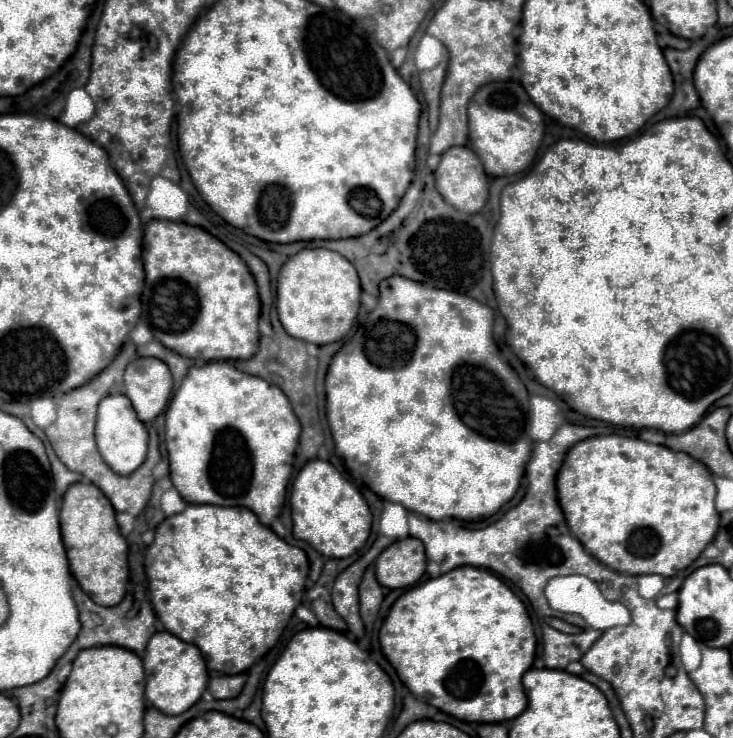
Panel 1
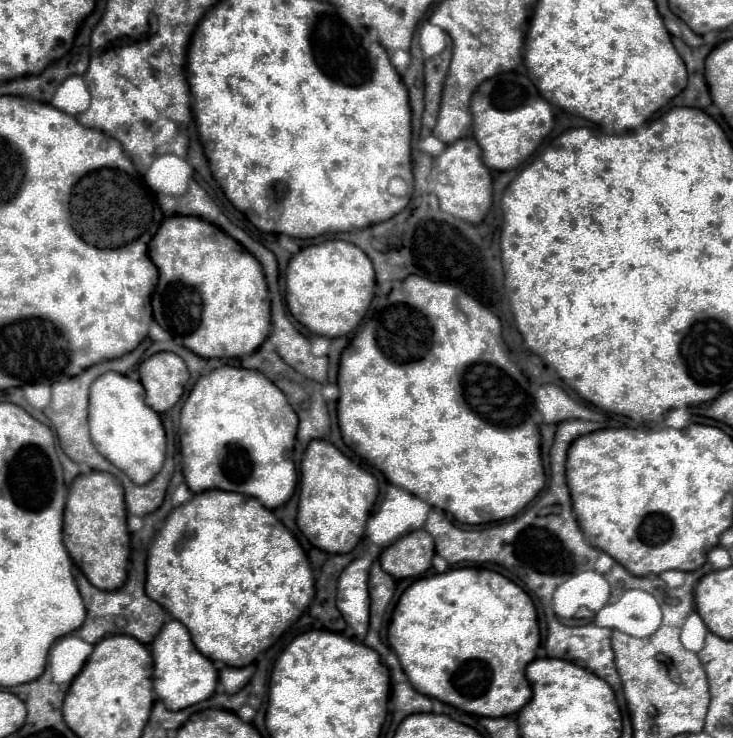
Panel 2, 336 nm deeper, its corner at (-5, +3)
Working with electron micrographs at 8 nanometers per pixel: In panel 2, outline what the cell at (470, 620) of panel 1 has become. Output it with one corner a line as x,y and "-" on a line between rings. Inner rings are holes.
455,567
417,579
403,591
387,639
419,693
465,713
505,717
531,699
525,667
539,647
537,611
519,585
495,571

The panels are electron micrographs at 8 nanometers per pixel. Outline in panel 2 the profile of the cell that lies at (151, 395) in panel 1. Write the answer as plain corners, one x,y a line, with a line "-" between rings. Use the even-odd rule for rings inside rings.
155,353
139,365
139,379
147,391
145,401
157,413
169,411
183,395
189,371
175,353

